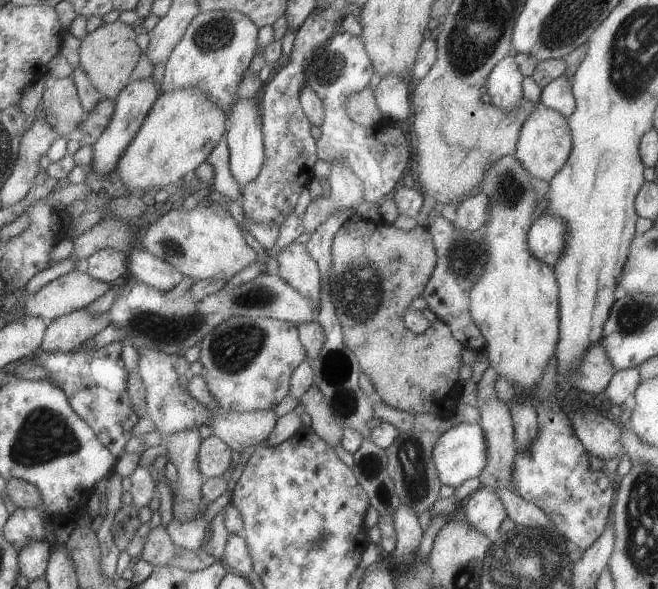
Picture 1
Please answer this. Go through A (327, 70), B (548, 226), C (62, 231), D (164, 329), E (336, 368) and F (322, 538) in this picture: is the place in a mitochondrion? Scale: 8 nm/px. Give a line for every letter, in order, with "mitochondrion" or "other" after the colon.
A: mitochondrion
B: other
C: other
D: mitochondrion
E: mitochondrion
F: mitochondrion

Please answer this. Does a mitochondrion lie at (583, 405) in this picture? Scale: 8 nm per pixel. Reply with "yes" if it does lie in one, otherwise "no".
no

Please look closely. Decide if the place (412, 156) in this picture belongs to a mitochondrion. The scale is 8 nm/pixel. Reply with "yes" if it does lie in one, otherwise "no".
no

